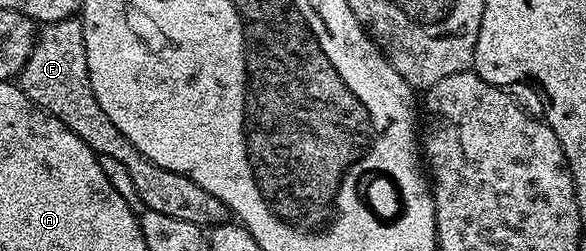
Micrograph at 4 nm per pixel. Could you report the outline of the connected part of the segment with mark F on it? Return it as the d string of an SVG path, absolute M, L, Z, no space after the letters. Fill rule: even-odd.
M79 17L63 18L39 27L36 43L18 75L18 85L35 106L41 106L50 116L62 120L62 124L66 124L66 128L70 128L70 132L74 132L74 136L85 142L96 155L111 156L121 162L134 179L145 210L163 212L165 216L174 216L201 228L215 228L229 221L230 211L218 196L210 196L210 192L194 184L194 180L170 172L142 156L142 152L118 132L110 116L102 112L102 104L98 104L98 96L94 96L94 88L90 88L84 24Z

